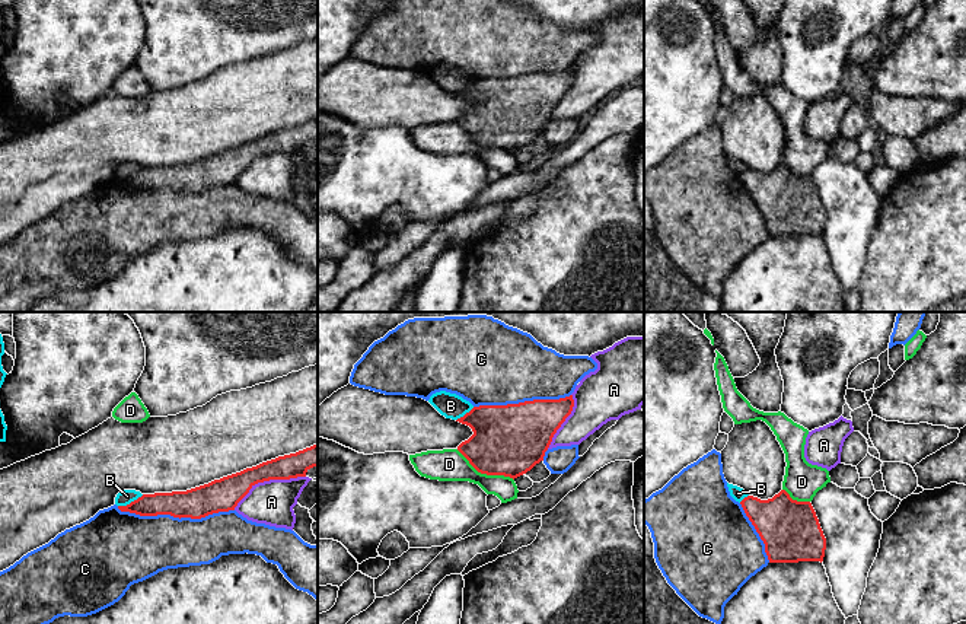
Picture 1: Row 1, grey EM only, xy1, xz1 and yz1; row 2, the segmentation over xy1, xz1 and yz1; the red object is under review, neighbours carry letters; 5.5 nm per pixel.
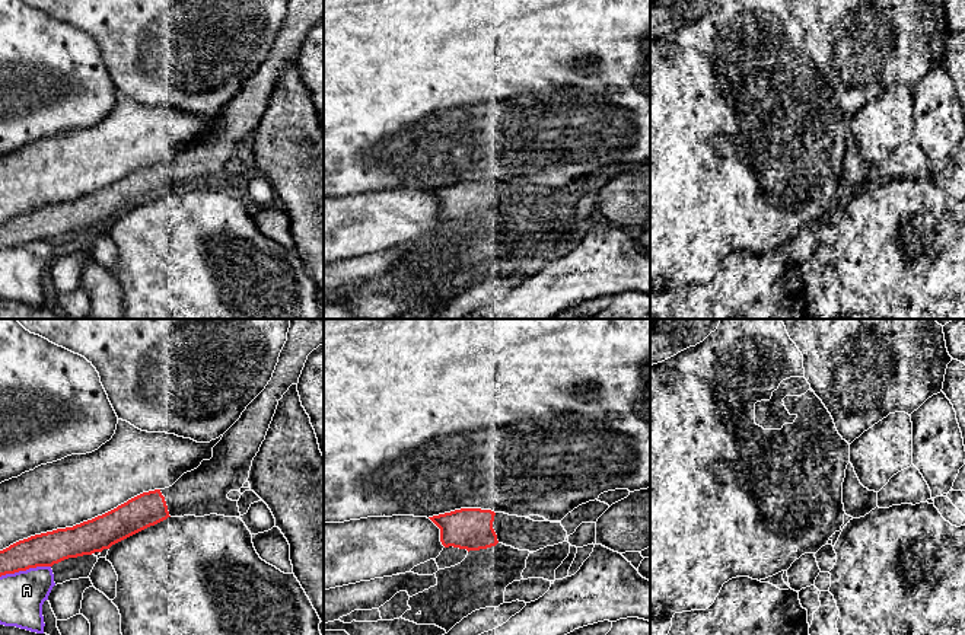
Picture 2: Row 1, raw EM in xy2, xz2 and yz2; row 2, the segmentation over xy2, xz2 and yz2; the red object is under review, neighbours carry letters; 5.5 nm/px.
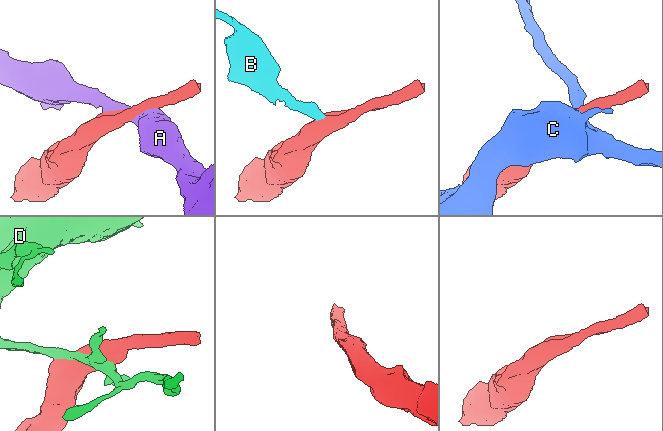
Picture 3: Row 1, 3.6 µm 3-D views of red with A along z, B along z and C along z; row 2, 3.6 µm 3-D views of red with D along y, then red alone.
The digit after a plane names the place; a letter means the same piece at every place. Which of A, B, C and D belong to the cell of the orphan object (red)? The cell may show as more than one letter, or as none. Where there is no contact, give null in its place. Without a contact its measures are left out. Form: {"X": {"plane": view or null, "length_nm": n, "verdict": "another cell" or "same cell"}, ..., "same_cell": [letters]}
{"A": {"plane": "xy1", "length_nm": 440, "verdict": "another cell"}, "B": {"plane": "xy1", "length_nm": 160, "verdict": "another cell"}, "C": {"plane": "xy1", "length_nm": 650, "verdict": "another cell"}, "D": {"plane": "xz1", "length_nm": 360, "verdict": "another cell"}, "same_cell": []}

